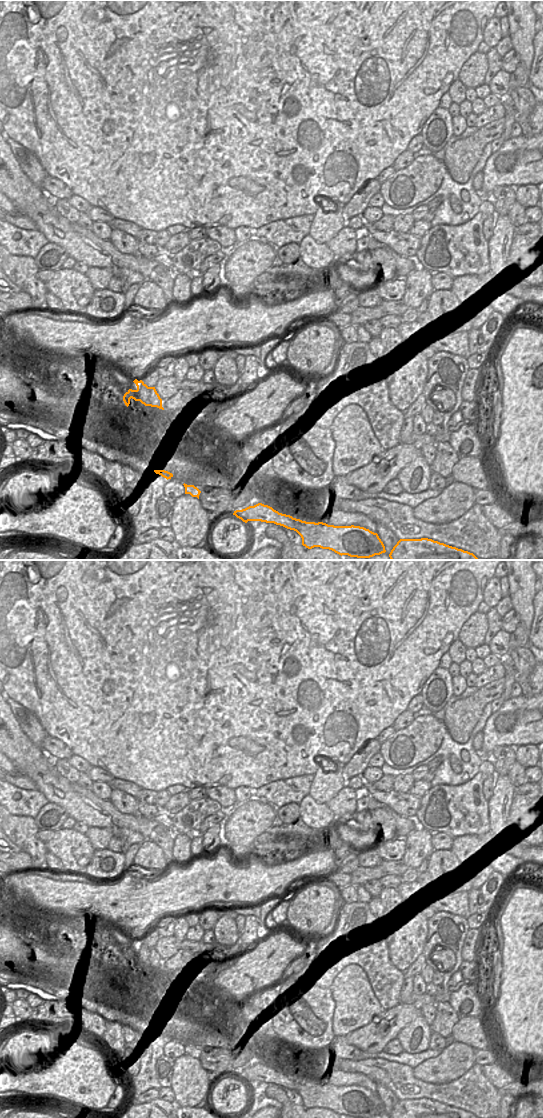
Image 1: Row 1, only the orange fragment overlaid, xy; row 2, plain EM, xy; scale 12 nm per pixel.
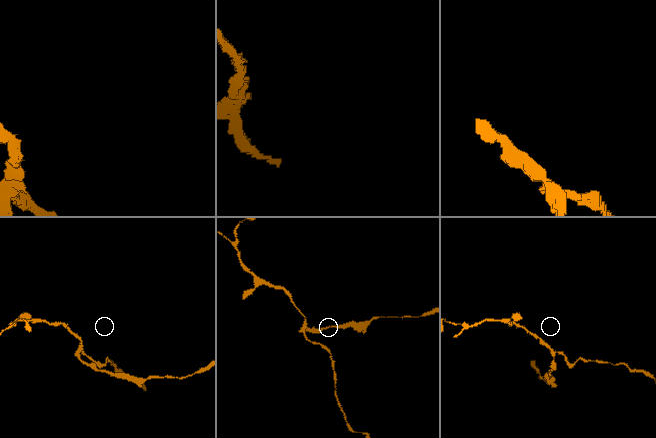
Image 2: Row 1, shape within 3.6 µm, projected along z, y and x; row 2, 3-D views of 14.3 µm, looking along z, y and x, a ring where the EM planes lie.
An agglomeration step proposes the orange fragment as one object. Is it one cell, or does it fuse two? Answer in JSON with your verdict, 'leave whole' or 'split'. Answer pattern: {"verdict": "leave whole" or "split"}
{"verdict": "split"}

